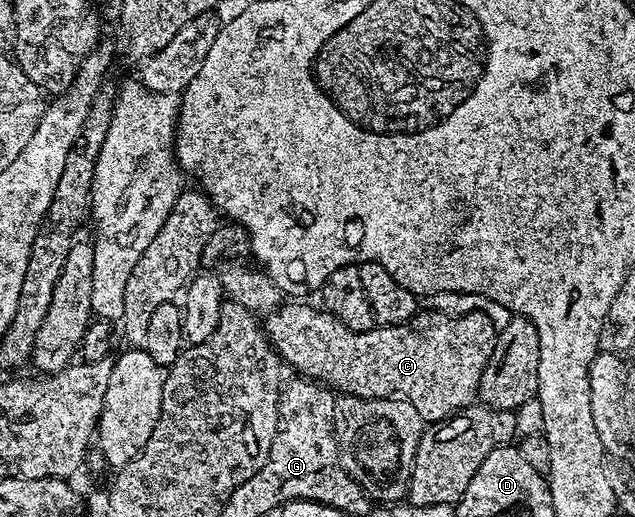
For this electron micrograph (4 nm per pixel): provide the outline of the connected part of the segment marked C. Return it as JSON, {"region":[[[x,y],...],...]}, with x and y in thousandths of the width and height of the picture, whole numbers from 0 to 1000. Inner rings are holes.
{"region":[[[485,586],[454,588],[460,590],[446,588],[419,613],[422,656],[449,708],[461,706],[474,731],[490,733],[510,749],[518,745],[531,752],[523,756],[535,764],[569,768],[578,776],[594,776],[603,768],[647,776],[671,818],[701,816],[751,774],[762,712],[769,708],[784,665],[781,623],[759,603],[732,613],[704,613],[698,602],[661,602],[652,625],[606,629],[575,644],[559,644],[509,596],[504,600],[479,590]]]}

